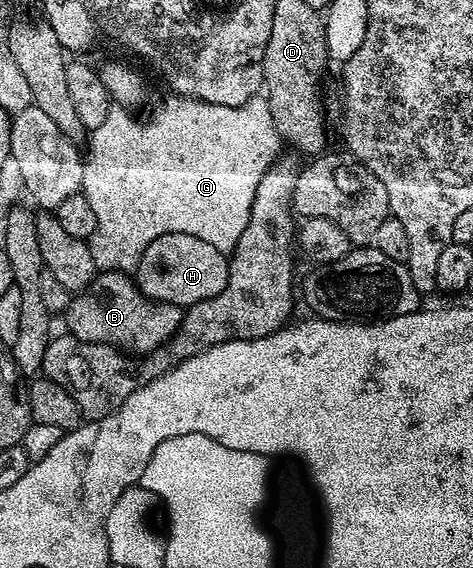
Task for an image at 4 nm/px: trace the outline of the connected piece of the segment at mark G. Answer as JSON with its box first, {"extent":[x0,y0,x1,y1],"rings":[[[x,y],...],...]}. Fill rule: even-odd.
{"extent":[82,96,282,271],"rings":[[[257,96],[237,106],[181,97],[172,101],[176,102],[158,107],[149,122],[135,118],[128,108],[109,109],[106,120],[90,131],[82,193],[97,220],[96,231],[90,237],[97,271],[135,271],[150,243],[170,232],[198,236],[198,240],[206,240],[206,244],[214,244],[223,254],[231,255],[250,218],[258,180],[281,157],[282,139],[270,116],[267,98]]]}

